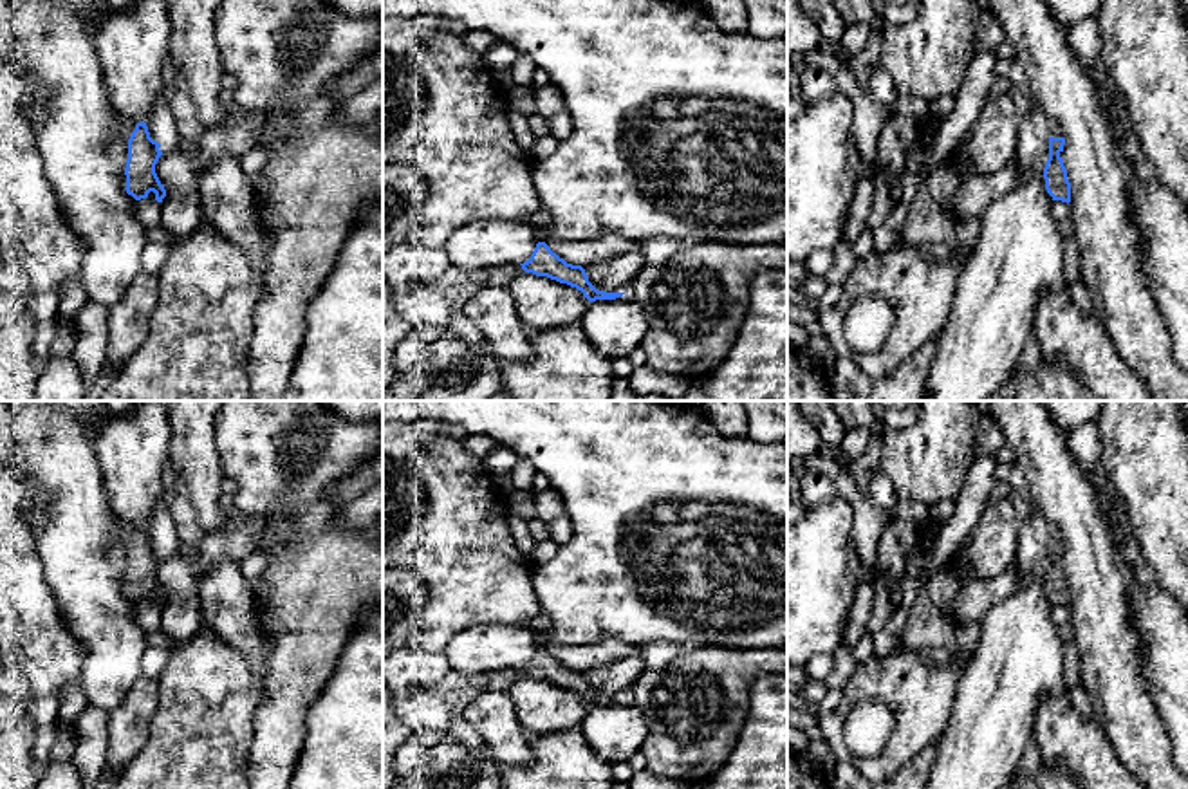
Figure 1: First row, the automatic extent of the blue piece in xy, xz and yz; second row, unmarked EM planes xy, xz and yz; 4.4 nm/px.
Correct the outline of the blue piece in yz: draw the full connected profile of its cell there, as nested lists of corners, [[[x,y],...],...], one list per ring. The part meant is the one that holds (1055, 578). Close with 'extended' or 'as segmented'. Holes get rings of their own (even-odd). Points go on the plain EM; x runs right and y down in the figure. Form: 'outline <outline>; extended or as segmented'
outline [[[1049,524],[1049,563],[1044,572],[1045,594],[1053,605],[1071,607],[1071,587],[1063,571],[1063,538],[1054,524]]]; extended

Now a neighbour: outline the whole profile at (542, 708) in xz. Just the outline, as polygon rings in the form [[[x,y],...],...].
[[[533,677],[513,682],[509,695],[531,737],[578,729],[590,708],[576,692]]]

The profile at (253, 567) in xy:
[[[258,547],[255,552],[251,552],[242,563],[240,572],[242,576],[255,587],[260,583],[264,572],[269,569],[276,556],[276,551],[273,547]]]

